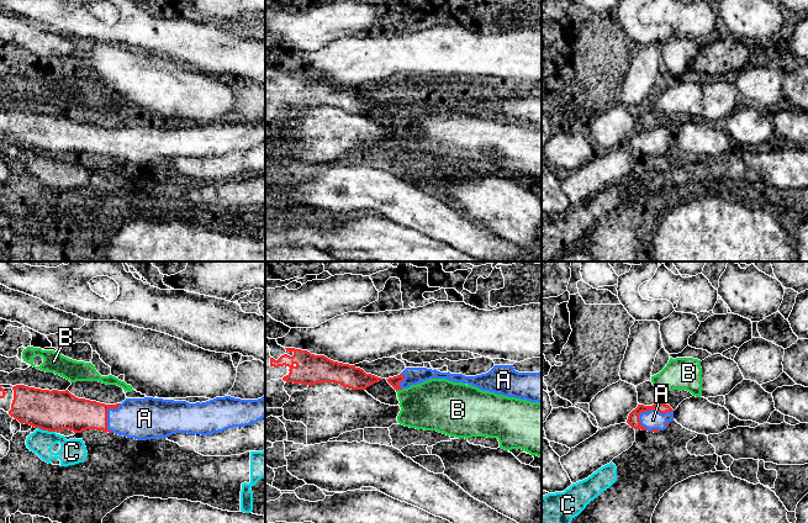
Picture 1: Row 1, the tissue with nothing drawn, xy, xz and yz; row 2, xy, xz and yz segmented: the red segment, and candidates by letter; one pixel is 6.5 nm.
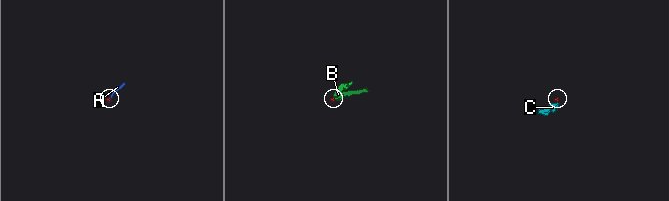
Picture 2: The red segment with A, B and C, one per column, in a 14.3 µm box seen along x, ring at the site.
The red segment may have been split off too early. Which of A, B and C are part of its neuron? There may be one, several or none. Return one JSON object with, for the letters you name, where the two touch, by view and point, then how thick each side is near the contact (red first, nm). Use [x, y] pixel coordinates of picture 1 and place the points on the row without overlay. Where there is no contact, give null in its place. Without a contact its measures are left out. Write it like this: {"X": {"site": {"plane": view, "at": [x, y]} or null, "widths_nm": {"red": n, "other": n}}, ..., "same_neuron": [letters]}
{"A": {"site": {"plane": "yz", "at": [653, 132]}, "widths_nm": {"red": 80, "other": 130}}, "same_neuron": ["A"]}

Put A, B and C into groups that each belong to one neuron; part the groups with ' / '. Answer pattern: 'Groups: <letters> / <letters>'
Groups: A / B / C

